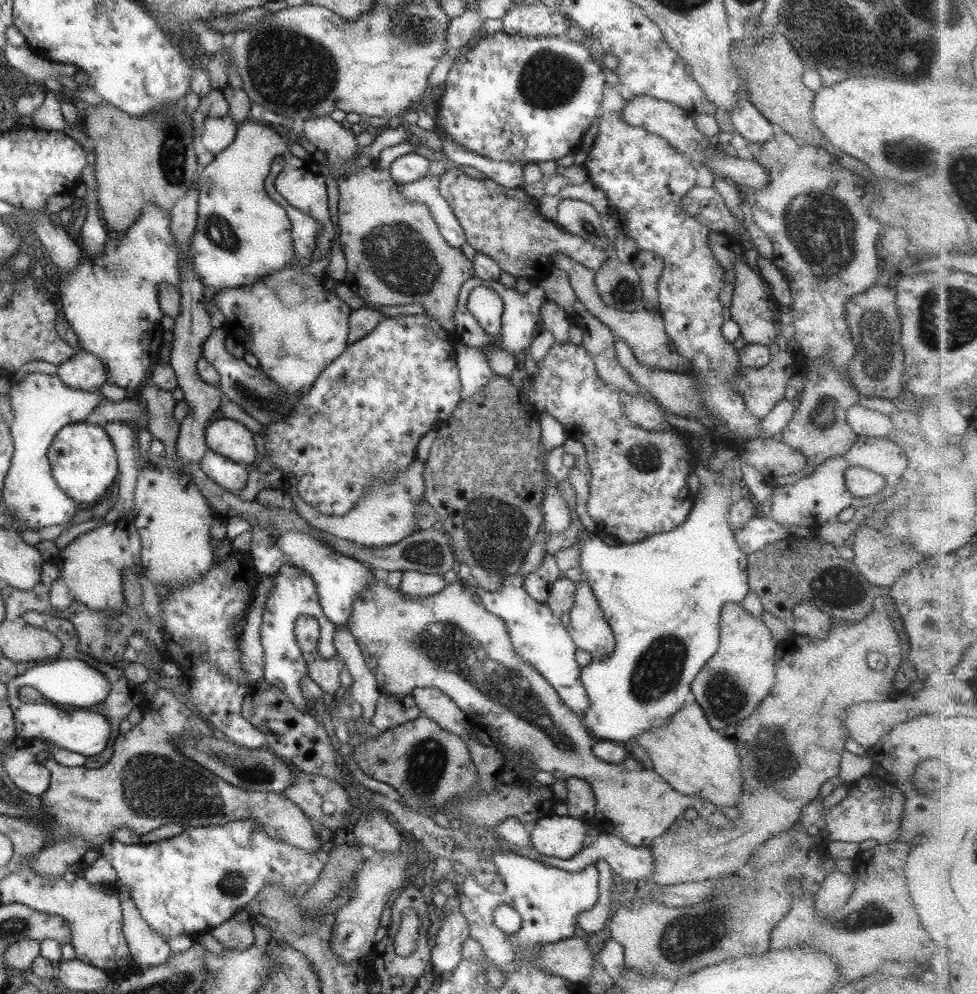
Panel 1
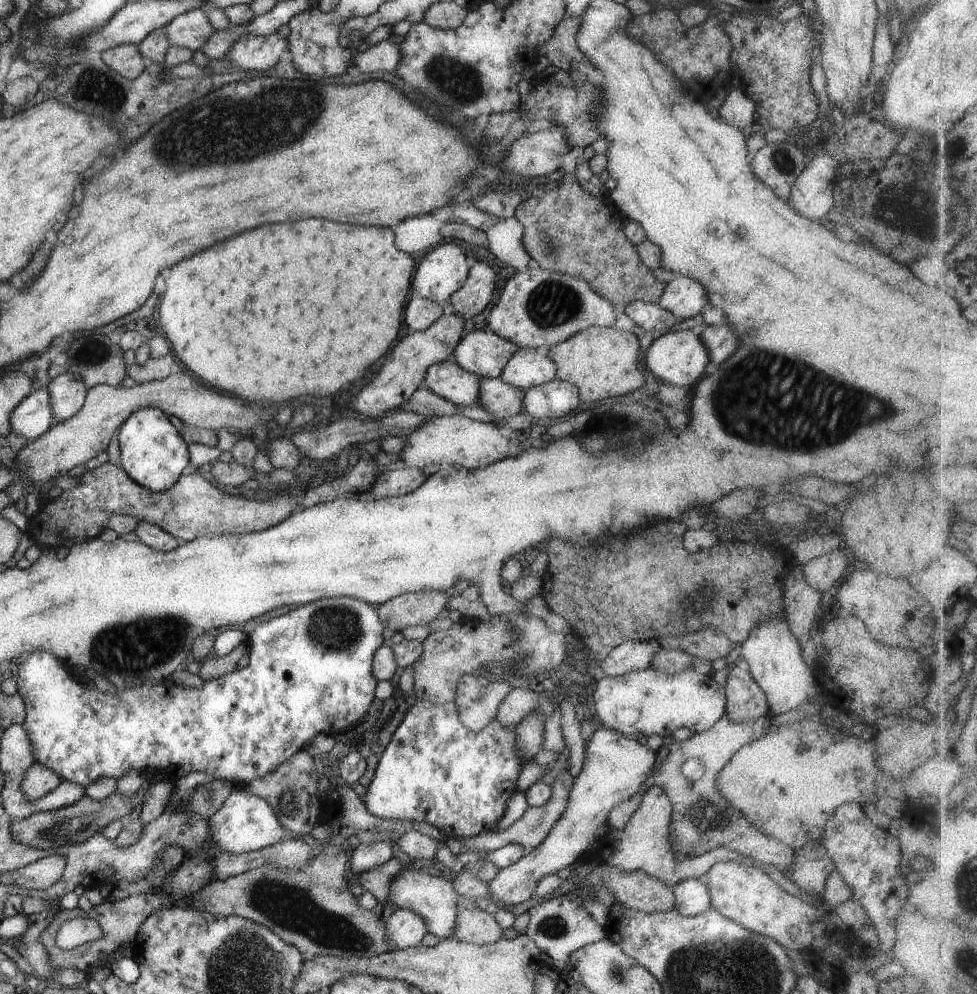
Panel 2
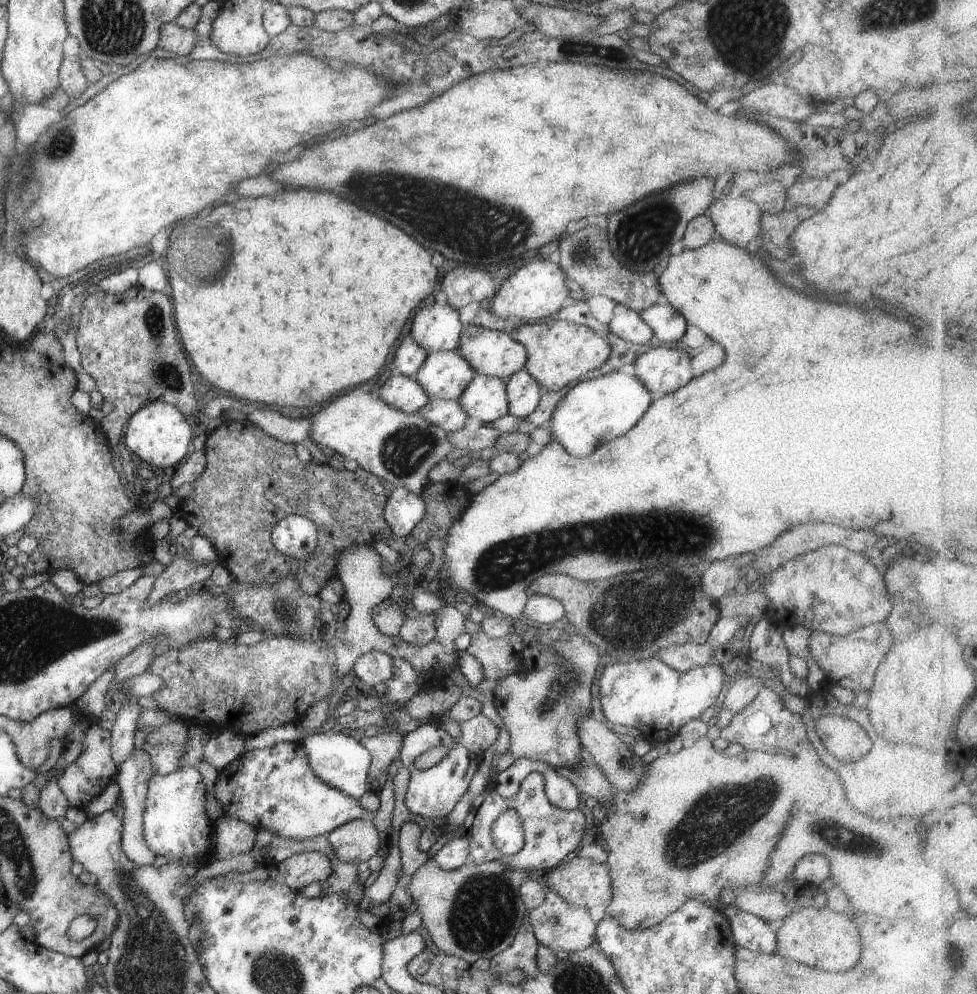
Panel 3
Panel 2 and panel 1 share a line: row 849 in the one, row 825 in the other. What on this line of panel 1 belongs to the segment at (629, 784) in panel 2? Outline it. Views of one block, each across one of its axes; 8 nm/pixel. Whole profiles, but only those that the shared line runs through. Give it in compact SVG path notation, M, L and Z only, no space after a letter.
M554 814L548 818L540 818L532 824L532 848L544 856L568 860L588 841L586 832L589 827L593 827L590 822L585 823L570 815Z

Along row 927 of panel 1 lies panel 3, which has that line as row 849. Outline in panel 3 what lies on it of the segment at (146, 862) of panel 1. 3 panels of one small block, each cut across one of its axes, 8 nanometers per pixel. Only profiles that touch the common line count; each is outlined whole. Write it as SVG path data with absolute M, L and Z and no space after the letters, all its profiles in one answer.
M184 766L167 775L152 775L148 781L146 793L146 810L144 810L144 840L156 856L166 856L168 862L200 862L207 856L211 859L216 844L216 823L213 823L206 814L206 790L200 772L192 766Z

